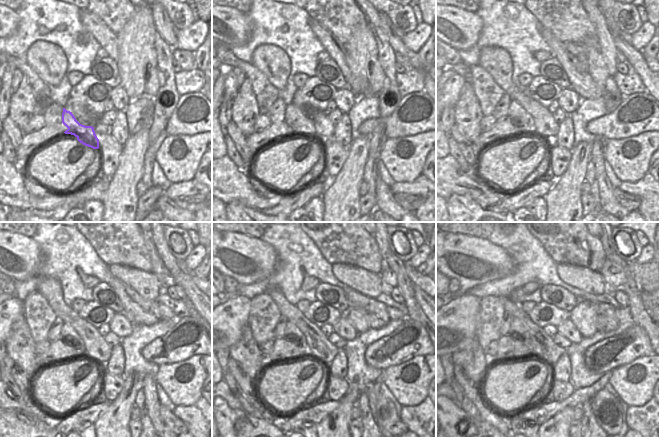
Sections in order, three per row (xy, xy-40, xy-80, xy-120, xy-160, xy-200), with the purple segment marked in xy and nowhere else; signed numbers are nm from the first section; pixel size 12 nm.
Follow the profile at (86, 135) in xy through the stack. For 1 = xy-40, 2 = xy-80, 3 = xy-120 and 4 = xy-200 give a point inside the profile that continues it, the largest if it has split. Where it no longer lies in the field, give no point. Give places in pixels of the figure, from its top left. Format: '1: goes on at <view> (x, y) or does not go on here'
1: goes on at xy-40 (294, 117)
2: goes on at xy-80 (521, 118)
3: goes on at xy-120 (71, 337)
4: goes on at xy-200 (517, 329)

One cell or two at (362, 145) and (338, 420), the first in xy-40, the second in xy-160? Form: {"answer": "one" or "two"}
{"answer": "one"}

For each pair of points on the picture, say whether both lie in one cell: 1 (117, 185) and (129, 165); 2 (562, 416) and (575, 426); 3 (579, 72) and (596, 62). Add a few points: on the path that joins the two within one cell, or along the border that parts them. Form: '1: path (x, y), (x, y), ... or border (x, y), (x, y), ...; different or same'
1: path (122, 180), (129, 170); same
2: border (573, 418), (568, 426); different
3: border (587, 72), (599, 85), (605, 85); different

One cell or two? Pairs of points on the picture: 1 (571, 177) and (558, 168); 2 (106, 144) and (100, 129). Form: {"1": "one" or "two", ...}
{"1": "two", "2": "two"}

